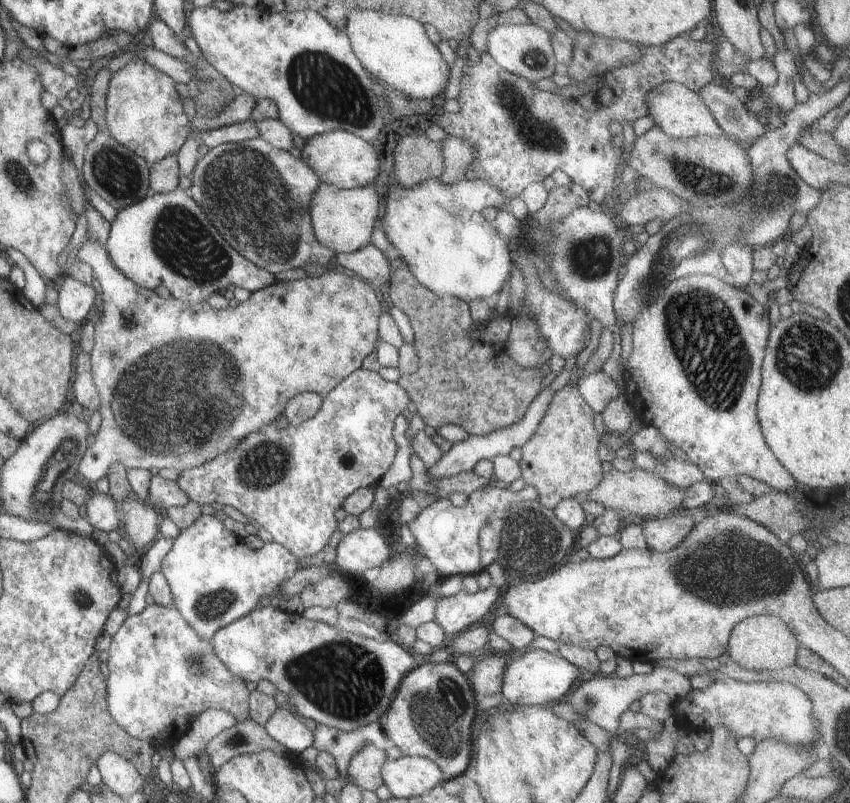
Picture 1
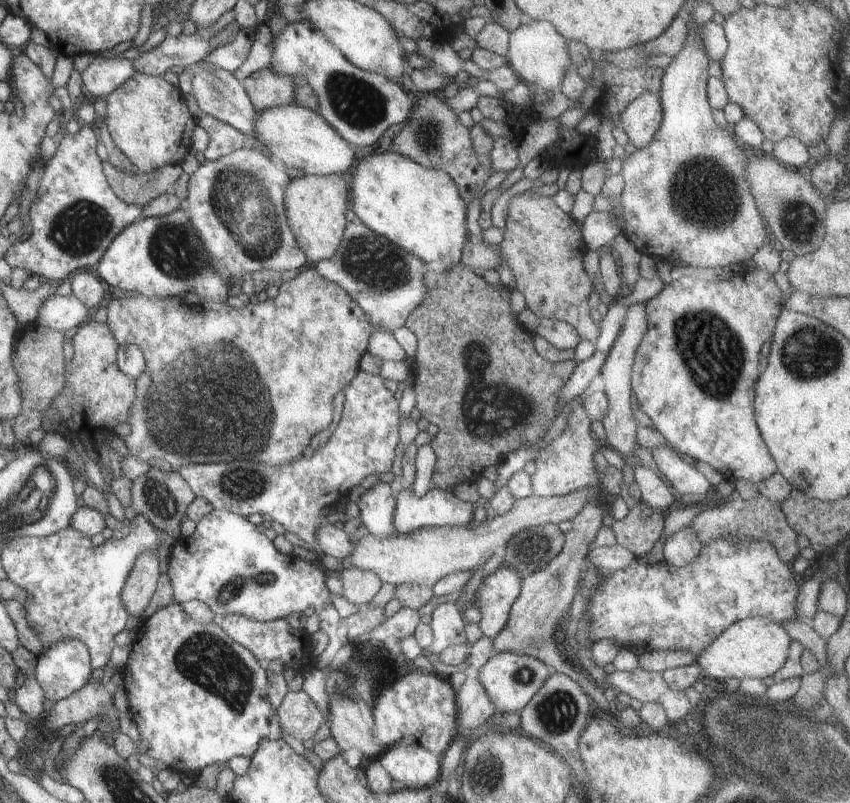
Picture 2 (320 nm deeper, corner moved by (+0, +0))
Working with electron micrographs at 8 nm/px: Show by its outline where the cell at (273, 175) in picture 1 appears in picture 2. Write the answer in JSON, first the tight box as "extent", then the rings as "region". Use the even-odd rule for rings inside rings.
{"extent":[186,148,308,280],"region":[[[240,148],[214,162],[204,162],[188,182],[188,210],[186,214],[193,222],[202,243],[209,251],[210,262],[222,273],[226,280],[232,276],[241,278],[244,274],[274,270],[287,272],[299,270],[308,265],[304,252],[298,247],[296,238],[288,225],[284,207],[286,186],[291,180],[285,167],[277,163],[266,152],[259,148]]]}

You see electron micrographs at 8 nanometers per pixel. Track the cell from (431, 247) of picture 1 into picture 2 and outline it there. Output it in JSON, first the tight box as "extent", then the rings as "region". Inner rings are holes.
{"extent":[350,151,469,270],"region":[[[393,151],[366,156],[356,166],[350,182],[351,210],[378,236],[424,262],[426,268],[441,261],[444,270],[460,264],[469,240],[467,203],[452,178],[435,169],[422,167]]]}

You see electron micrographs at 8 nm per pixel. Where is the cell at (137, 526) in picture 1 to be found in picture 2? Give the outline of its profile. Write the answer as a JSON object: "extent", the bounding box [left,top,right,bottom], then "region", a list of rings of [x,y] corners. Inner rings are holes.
{"extent":[121,550,160,620],"region":[[[144,550],[136,558],[121,592],[124,608],[133,620],[140,618],[146,606],[150,604],[160,576],[157,553],[152,550]]]}

